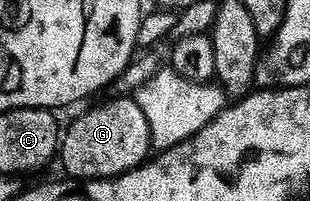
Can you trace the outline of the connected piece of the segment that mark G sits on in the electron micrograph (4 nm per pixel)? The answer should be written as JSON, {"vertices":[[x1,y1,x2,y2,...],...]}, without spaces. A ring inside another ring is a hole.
{"vertices":[[120,94,113,100,104,100,88,108,72,125,63,129,58,145,58,164,65,168,71,179,101,180,121,176,149,159,152,139,148,116,131,95]]}

